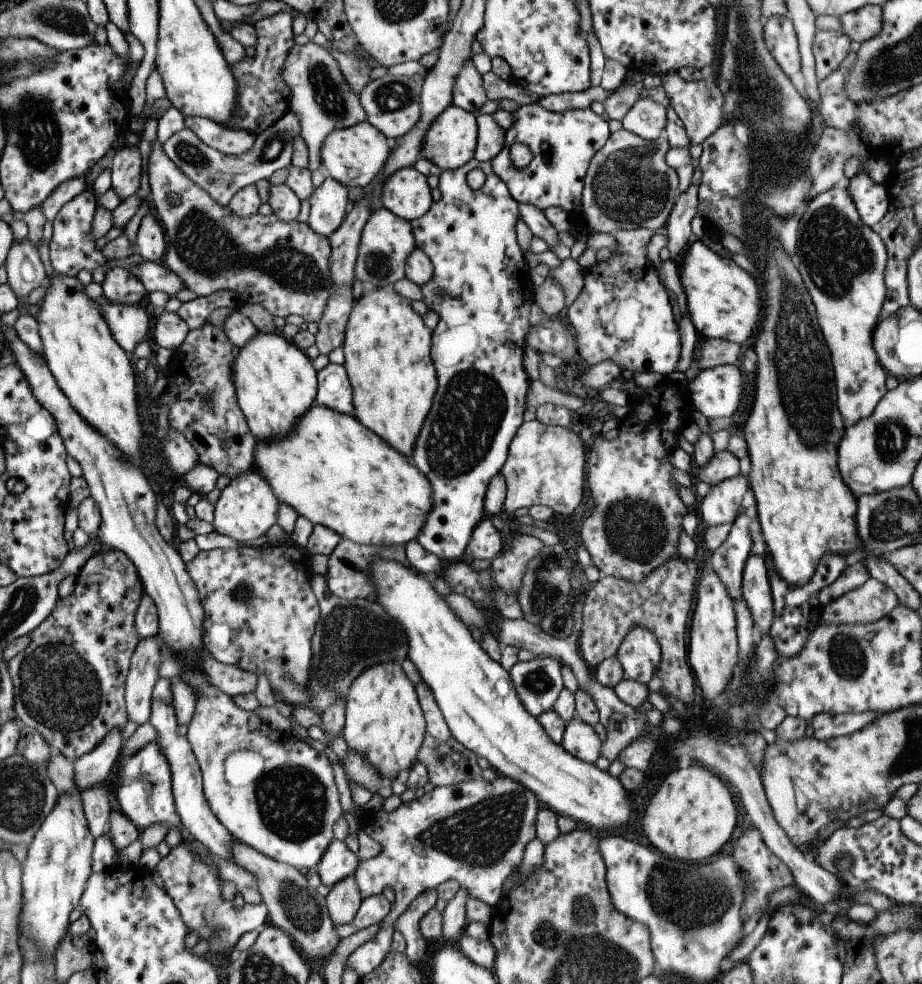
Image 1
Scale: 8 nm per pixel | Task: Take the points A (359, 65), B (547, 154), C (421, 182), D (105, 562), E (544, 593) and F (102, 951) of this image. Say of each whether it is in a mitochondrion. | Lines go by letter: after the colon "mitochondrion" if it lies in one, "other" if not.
A: mitochondrion
B: other
C: other
D: other
E: mitochondrion
F: other

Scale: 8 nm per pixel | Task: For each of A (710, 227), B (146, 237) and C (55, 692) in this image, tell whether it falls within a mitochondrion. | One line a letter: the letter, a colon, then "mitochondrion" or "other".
A: other
B: other
C: mitochondrion

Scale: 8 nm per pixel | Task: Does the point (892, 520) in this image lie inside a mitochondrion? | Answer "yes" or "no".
yes

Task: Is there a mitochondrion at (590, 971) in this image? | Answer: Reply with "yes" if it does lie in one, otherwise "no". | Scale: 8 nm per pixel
yes

